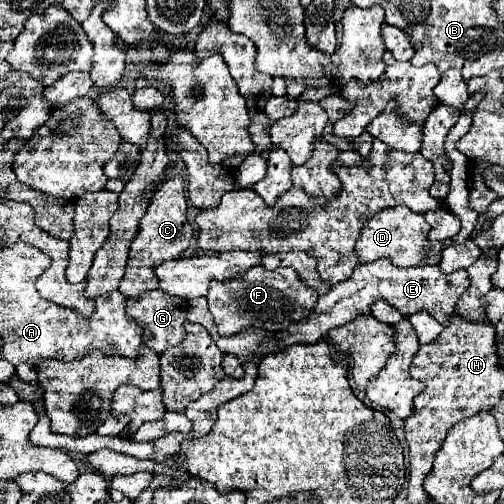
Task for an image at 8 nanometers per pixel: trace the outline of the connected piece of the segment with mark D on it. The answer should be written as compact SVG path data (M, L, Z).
M406 206L384 208L376 212L370 220L366 220L366 224L360 230L360 238L354 246L358 264L388 258L394 266L420 266L426 260L428 232L430 232L430 224L426 222L424 214L416 214Z

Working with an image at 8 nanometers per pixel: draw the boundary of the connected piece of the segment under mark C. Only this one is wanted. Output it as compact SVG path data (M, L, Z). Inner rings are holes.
M176 174L172 180L166 180L162 186L158 186L156 194L152 196L150 206L140 220L138 236L130 244L126 274L118 288L128 298L138 298L138 294L158 288L158 284L152 284L152 280L154 280L152 266L162 264L166 260L176 260L180 256L180 252L184 252L190 246L190 240L194 238L194 228L186 218L188 200L186 200L184 186L186 186L186 180L180 174Z

